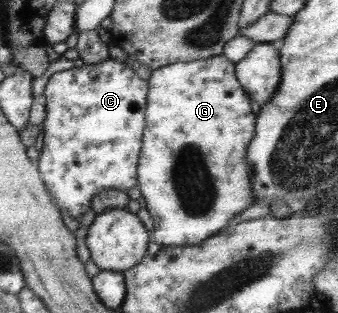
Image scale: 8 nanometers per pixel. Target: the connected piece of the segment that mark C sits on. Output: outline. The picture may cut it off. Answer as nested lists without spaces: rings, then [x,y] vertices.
[[[111,58],[56,72],[48,78],[43,90],[46,110],[41,122],[43,139],[37,164],[59,211],[64,208],[71,218],[79,220],[101,191],[125,191],[138,184],[138,158],[142,150],[142,132],[146,128],[145,94],[148,90],[148,82],[137,78],[137,73],[125,63]]]

